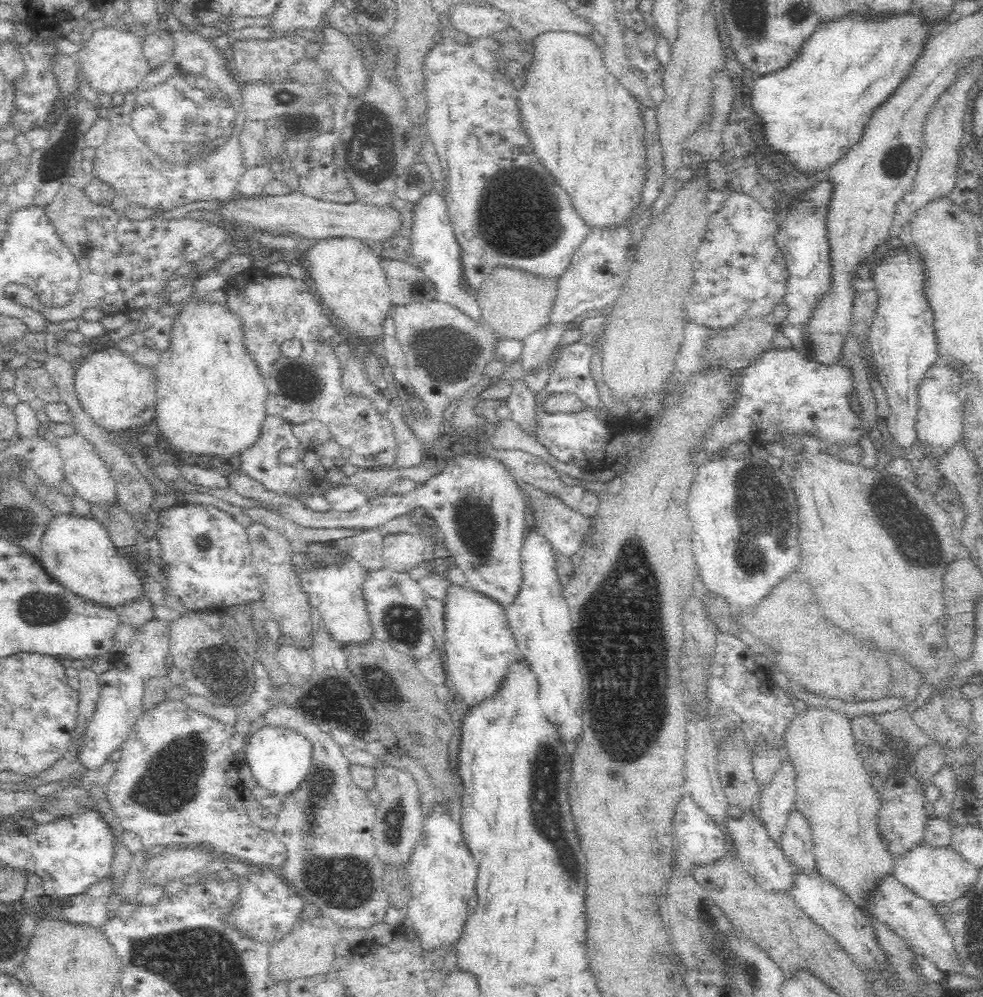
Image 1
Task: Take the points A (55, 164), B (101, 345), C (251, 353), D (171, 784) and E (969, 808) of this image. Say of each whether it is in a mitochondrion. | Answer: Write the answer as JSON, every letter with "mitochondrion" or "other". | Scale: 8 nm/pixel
{"A":"mitochondrion","B":"other","C":"other","D":"mitochondrion","E":"other"}

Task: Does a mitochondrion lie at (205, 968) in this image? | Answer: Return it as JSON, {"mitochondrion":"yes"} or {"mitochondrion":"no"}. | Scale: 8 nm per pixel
{"mitochondrion":"yes"}

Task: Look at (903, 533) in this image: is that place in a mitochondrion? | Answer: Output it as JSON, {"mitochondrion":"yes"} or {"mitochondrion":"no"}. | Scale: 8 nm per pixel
{"mitochondrion":"yes"}

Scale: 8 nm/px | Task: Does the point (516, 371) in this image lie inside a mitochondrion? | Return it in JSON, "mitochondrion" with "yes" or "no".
{"mitochondrion":"no"}

